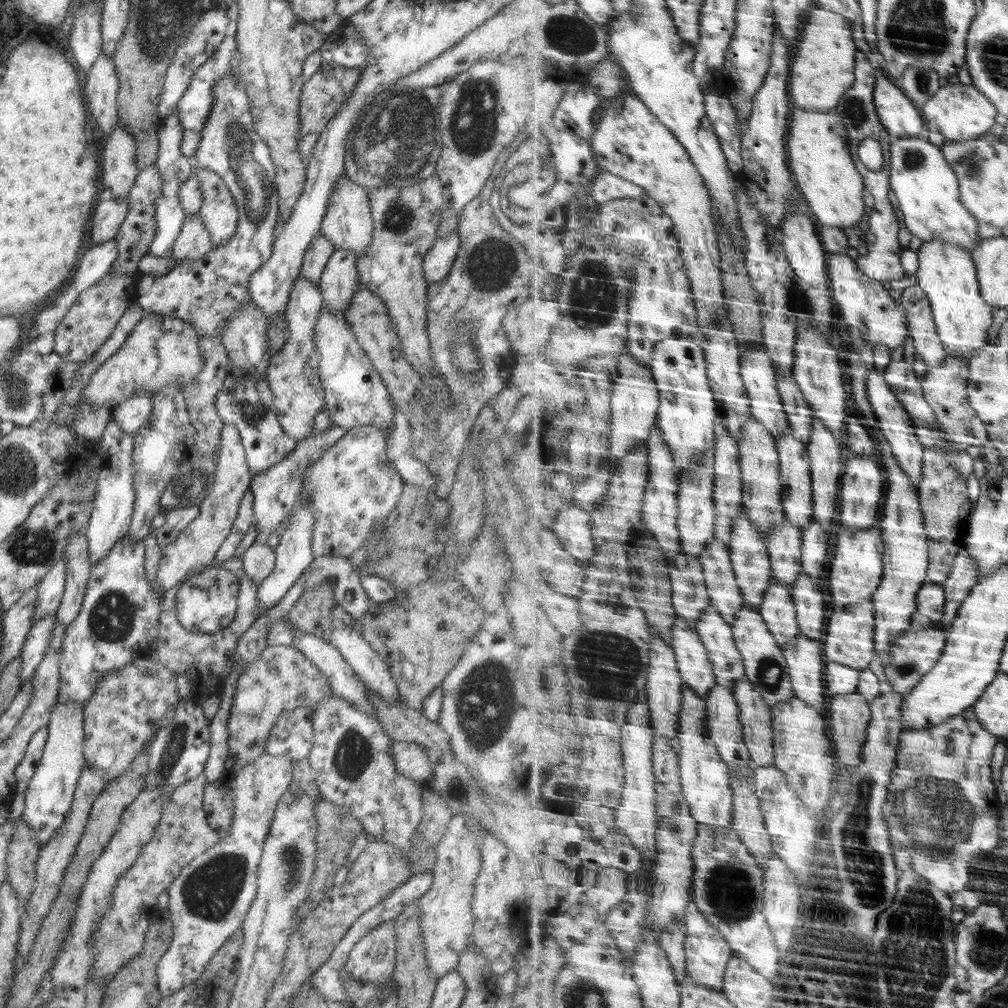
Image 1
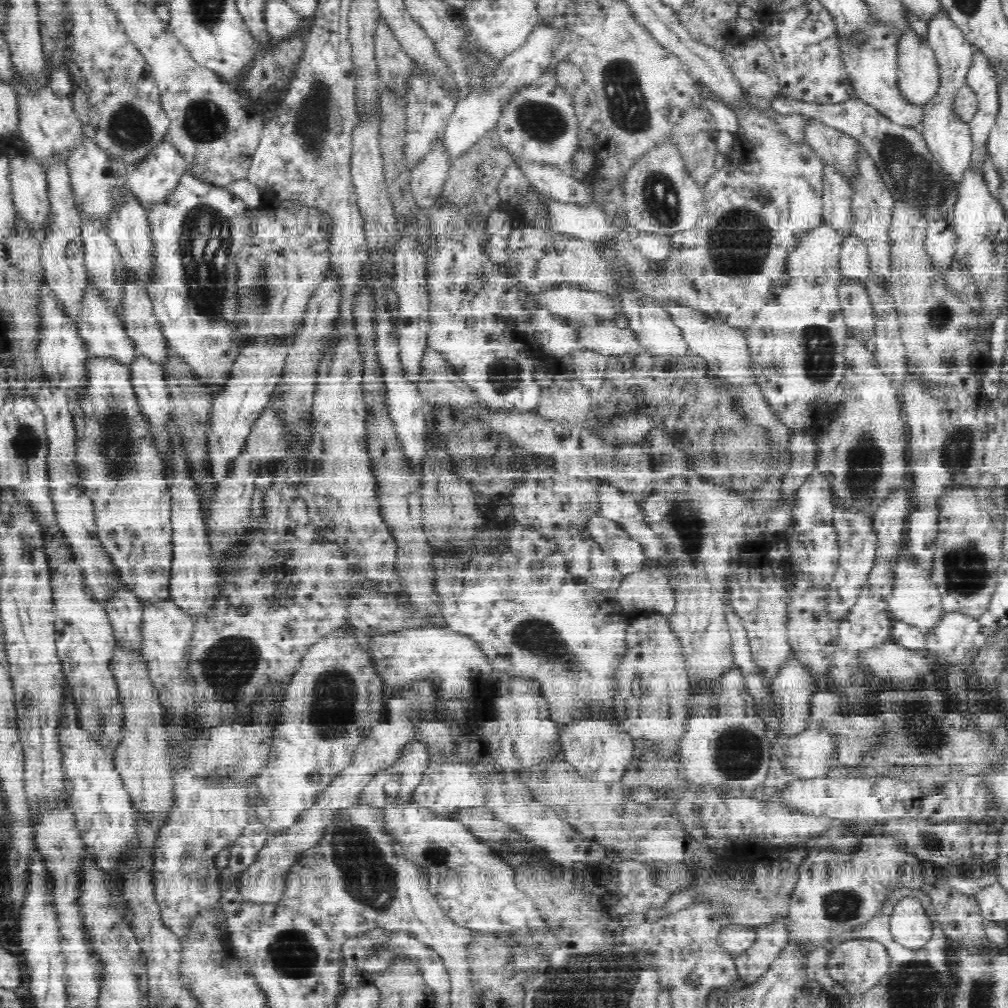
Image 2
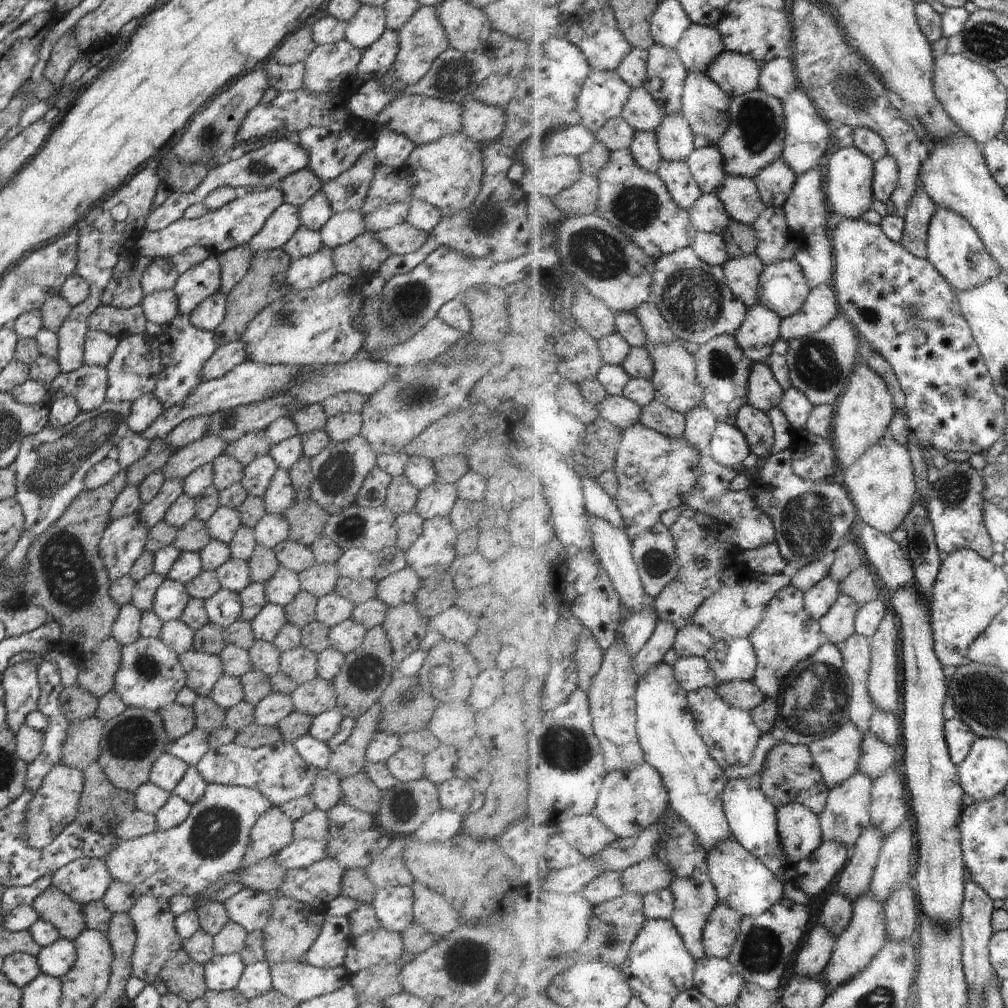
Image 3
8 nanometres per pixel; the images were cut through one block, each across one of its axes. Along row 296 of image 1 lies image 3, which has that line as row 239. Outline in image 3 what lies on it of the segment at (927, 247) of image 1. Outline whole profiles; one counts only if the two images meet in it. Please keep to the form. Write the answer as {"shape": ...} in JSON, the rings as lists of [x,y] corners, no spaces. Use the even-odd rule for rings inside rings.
{"shape":[[[938,206],[929,232],[929,259],[960,291],[975,289],[994,279],[1005,279],[1000,261],[988,250],[975,225],[952,209]]]}

